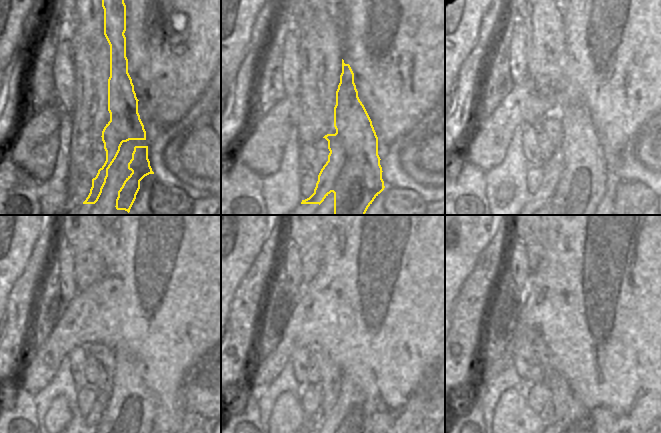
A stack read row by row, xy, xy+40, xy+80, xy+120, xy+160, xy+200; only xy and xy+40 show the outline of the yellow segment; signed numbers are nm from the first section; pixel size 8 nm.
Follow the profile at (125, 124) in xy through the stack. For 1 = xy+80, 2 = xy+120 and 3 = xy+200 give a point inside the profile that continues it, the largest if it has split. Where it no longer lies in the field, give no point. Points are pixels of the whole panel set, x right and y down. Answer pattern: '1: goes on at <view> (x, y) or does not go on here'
1: goes on at xy+80 (575, 180)
2: goes on at xy+120 (122, 418)
3: goes on at xy+200 (577, 418)

